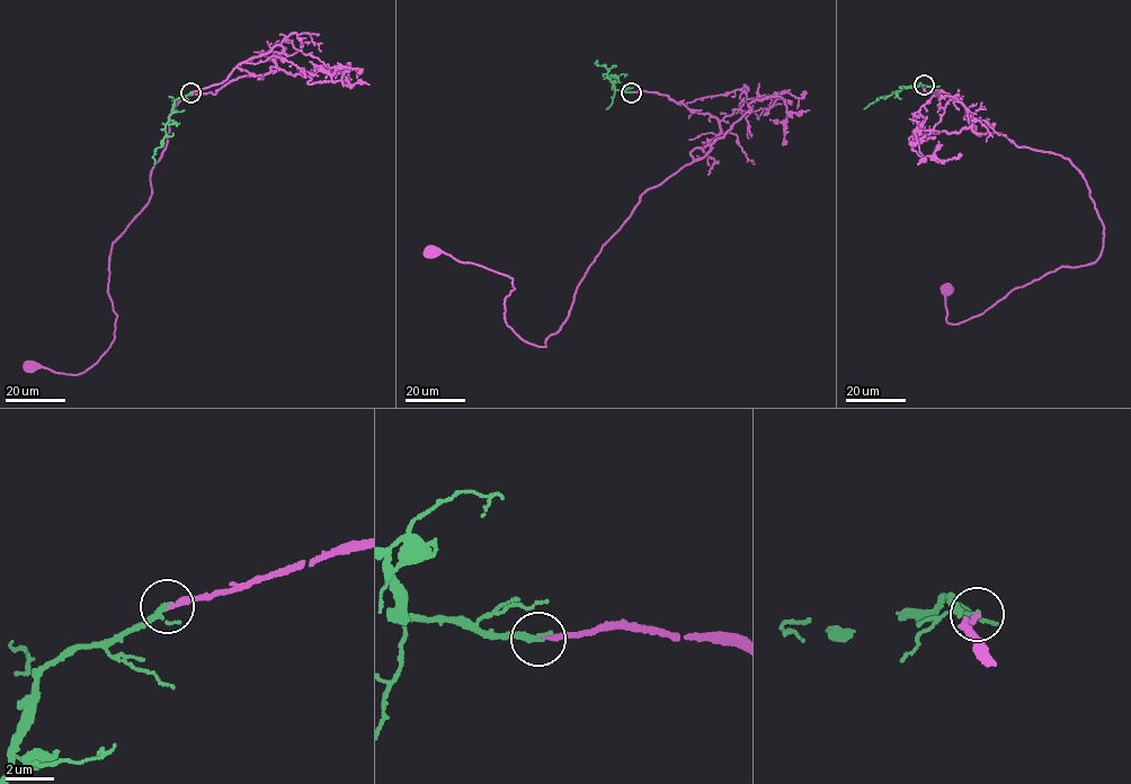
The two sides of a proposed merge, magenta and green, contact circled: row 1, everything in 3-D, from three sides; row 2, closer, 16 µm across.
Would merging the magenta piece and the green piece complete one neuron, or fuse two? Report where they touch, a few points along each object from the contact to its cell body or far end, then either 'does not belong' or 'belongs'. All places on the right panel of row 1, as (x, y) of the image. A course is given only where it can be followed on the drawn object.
place (924, 85); course magenta (923, 86), (958, 98), (972, 131), (1069, 160), (1104, 235), (1097, 261), (1047, 273), (955, 324), (946, 288); course green (924, 86), (920, 82), (908, 86), (863, 108); belongs

